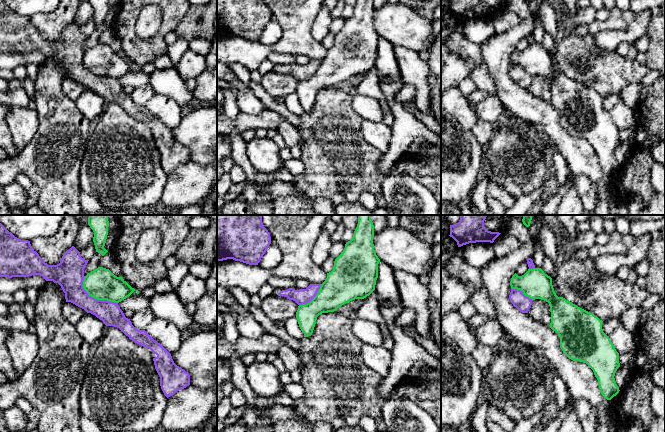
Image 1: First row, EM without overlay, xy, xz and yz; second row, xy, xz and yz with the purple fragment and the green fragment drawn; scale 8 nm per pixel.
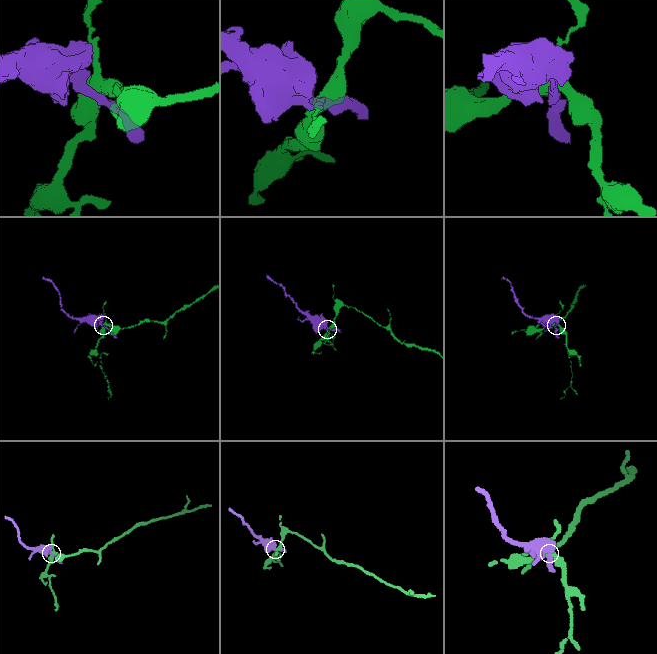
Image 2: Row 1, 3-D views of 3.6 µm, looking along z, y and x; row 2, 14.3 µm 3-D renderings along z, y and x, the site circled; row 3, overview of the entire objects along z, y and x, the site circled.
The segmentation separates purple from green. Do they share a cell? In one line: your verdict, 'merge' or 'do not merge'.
do not merge

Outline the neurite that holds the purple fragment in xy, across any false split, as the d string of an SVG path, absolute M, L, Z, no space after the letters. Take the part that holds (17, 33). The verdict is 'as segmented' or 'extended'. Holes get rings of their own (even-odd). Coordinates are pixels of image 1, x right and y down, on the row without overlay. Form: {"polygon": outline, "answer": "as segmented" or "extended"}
{"polygon": "M0 0L0 53L40 51L46 57L58 59L65 69L66 78L95 91L106 102L119 104L132 117L157 131L153 137L167 174L189 162L189 149L177 142L171 130L145 106L136 105L118 79L97 76L88 71L83 64L84 44L88 37L72 22L63 30L59 40L48 41L32 24L30 17L15 13Z", "answer": "as segmented"}

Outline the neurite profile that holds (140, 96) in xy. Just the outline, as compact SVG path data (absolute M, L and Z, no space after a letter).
M143 85L141 87L134 88L130 94L132 101L138 106L145 106L146 103L155 95L151 85Z

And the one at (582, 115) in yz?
M541 44L528 45L522 52L515 49L511 54L510 62L511 65L521 66L525 72L532 76L541 75L549 79L551 88L549 102L559 111L560 124L563 129L573 137L586 139L593 146L604 174L611 176L616 172L620 167L614 154L620 143L619 129L609 112L603 108L603 97L565 74L558 73L552 61L552 54L545 50Z

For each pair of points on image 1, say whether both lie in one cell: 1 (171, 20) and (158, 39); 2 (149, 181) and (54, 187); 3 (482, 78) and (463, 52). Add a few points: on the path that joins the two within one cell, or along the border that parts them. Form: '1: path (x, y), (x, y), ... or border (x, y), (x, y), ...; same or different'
1: path (167, 25), (161, 34); same
2: border (80, 162), (80, 187), (82, 189); different
3: path (480, 71), (480, 65), (470, 55); same

